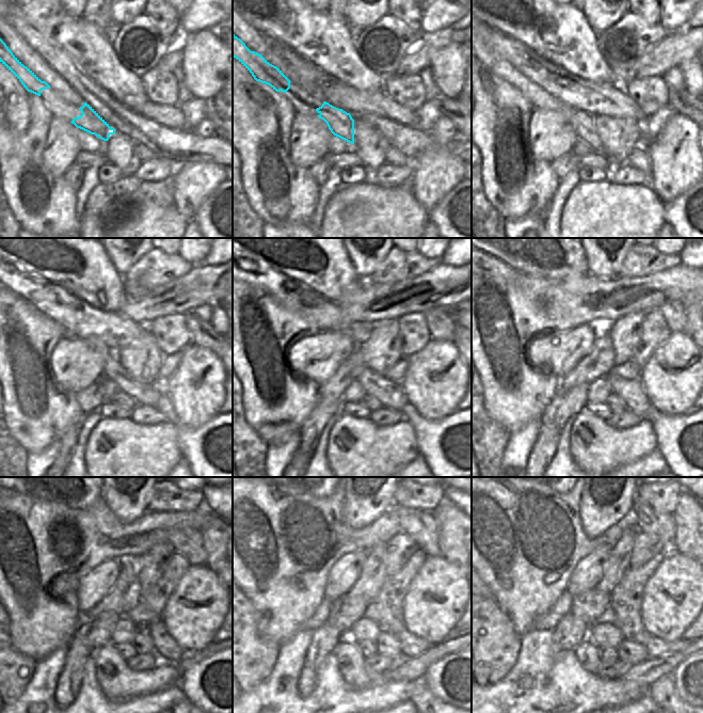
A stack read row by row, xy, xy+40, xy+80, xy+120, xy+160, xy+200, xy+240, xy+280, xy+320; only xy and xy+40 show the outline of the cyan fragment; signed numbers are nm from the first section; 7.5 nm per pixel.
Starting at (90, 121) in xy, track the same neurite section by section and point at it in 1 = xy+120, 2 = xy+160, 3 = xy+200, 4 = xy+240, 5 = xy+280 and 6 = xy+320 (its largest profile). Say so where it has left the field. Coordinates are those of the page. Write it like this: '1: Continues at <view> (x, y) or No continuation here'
1: Continues at xy+120 (145, 394)
2: Continues at xy+160 (390, 394)
3: Continues at xy+200 (632, 392)
4: Continues at xy+240 (166, 648)
5: Continues at xy+280 (412, 646)
6: Continues at xy+320 (655, 647)

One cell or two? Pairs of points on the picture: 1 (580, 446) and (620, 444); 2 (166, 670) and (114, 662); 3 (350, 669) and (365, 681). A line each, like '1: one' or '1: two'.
1: one
2: one
3: one

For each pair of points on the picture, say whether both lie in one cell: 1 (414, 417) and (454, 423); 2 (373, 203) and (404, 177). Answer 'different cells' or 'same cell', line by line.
1: same cell
2: different cells

